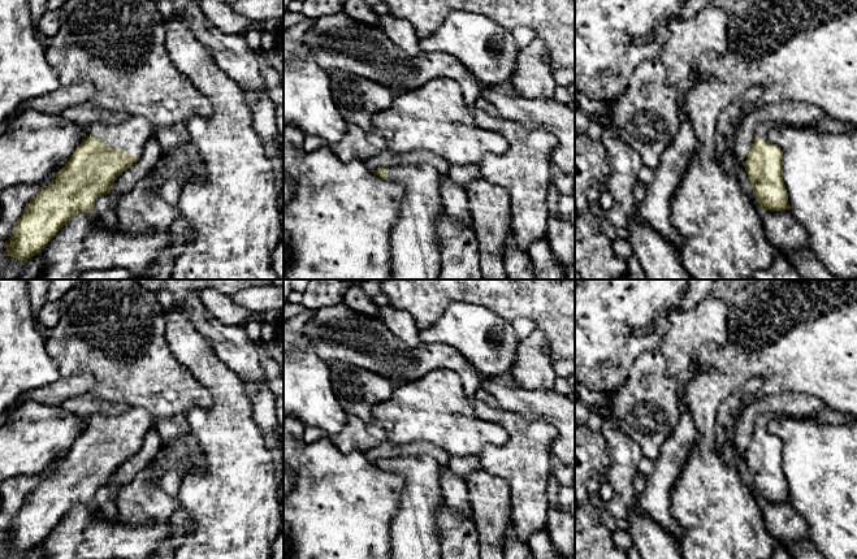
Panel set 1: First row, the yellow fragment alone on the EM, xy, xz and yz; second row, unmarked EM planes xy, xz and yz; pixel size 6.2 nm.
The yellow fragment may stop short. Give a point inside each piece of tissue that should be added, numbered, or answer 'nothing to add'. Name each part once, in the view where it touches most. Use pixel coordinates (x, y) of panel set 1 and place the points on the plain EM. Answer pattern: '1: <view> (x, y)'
1: xy (131, 427)

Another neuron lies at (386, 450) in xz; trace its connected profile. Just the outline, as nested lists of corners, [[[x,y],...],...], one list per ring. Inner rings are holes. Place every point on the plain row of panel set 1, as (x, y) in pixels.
[[[388,439],[376,446],[375,448],[364,452],[367,459],[376,463],[380,459],[398,459],[407,456],[428,455],[438,462],[441,467],[449,464],[450,455],[440,446],[427,441],[414,441],[403,445],[394,445]]]

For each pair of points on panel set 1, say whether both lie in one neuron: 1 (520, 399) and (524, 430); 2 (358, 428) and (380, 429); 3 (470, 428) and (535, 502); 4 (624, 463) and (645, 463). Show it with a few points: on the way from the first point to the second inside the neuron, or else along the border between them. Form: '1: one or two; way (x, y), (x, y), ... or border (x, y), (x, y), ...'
1: two; border (500, 406), (528, 420), (545, 420), (553, 427)
2: one; way (363, 429), (375, 429)
3: two; border (476, 416), (496, 421), (507, 433), (509, 441)
4: two; border (644, 456), (639, 463), (637, 471)

